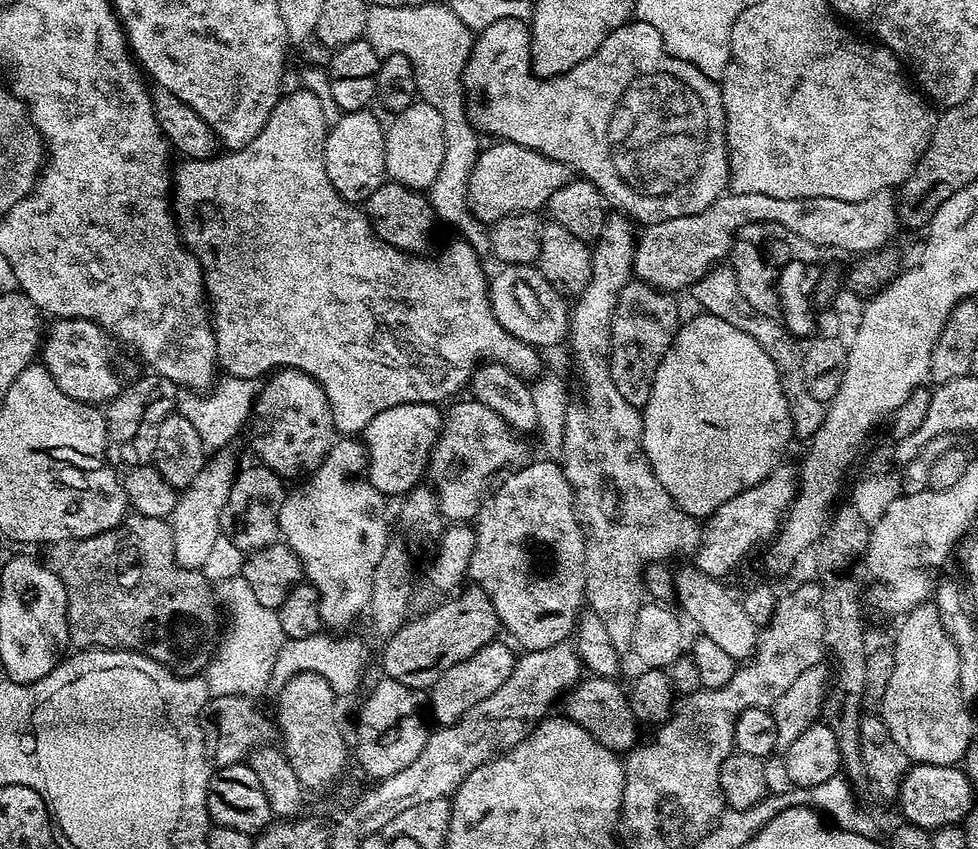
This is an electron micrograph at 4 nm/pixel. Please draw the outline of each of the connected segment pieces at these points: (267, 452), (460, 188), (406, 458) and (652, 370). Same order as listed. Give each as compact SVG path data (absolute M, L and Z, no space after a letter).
M297 368L273 371L264 380L264 388L256 398L254 416L256 420L258 418L266 424L264 434L256 440L256 456L260 459L257 461L263 467L277 472L281 478L289 478L288 476L304 478L315 472L318 466L322 466L326 454L330 454L330 450L336 445L338 439L334 414L330 410L330 402L322 386L318 386L313 376Z
M421 2L418 6L369 7L363 39L374 46L374 54L381 58L402 54L402 58L408 58L410 66L414 66L419 99L438 110L446 130L446 158L442 158L438 178L434 178L432 185L426 189L428 201L437 221L445 220L453 224L460 231L457 233L478 255L487 257L492 250L491 231L475 216L468 201L471 170L482 151L481 137L468 118L469 105L464 104L464 67L472 53L474 32L447 3Z
M403 403L376 414L364 428L362 442L369 459L366 472L374 488L386 498L407 495L425 477L432 448L443 428L440 410L435 404Z
M639 282L628 283L618 298L613 314L610 374L618 394L622 394L622 398L634 408L643 409L650 398L658 362L662 362L666 350L676 337L676 331L680 329L682 315L679 306L672 300L675 299L669 293Z

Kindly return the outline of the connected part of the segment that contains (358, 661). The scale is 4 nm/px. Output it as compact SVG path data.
M317 634L297 640L285 639L274 663L271 687L278 690L283 684L290 682L290 678L303 672L313 672L329 683L330 690L334 690L337 697L350 695L359 686L360 674L364 670L364 644L358 637L348 635L352 634L341 635L344 636L341 640L335 640L332 637L335 635L332 634Z

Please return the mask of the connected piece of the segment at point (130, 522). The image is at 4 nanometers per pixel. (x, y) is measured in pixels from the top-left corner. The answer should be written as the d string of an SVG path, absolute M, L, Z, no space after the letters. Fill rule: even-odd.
M129 514L114 530L106 530L102 534L94 534L90 538L79 541L76 548L64 560L62 575L66 586L66 602L68 603L68 638L71 647L76 650L91 650L93 648L107 648L109 650L119 650L122 652L140 652L143 656L152 656L159 664L166 666L177 676L194 676L203 673L212 660L216 652L218 641L218 626L216 628L216 610L218 610L217 599L214 595L213 585L208 585L208 580L203 575L203 571L194 568L180 568L176 560L170 560L170 554L162 546L162 537L159 532L166 528L166 521L162 518L146 518ZM154 568L160 568L164 576L158 580L154 578Z

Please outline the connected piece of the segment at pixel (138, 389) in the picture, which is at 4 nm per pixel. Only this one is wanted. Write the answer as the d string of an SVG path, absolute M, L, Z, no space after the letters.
M147 374L132 385L121 387L115 398L103 409L106 422L106 450L108 462L117 470L137 468L152 463L154 446L157 445L158 428L168 416L175 413L178 386L168 378Z

